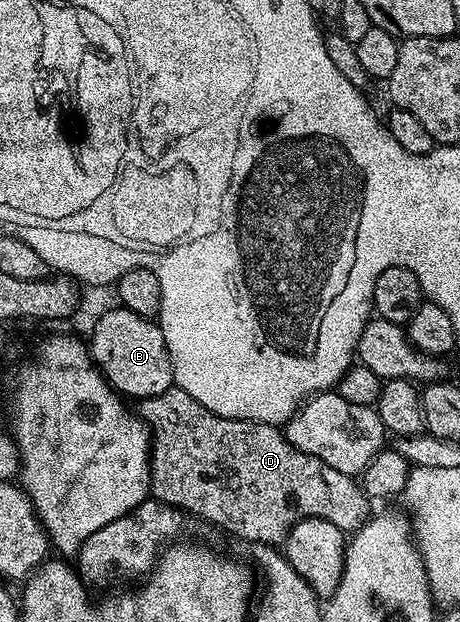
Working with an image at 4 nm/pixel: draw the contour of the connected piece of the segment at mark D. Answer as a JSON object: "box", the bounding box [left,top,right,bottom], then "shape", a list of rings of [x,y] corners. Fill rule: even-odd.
{"box":[136,386,372,546],"shape":[[[171,386],[164,390],[164,394],[159,396],[147,396],[137,405],[136,411],[143,420],[146,421],[146,427],[150,429],[152,437],[152,455],[150,458],[150,496],[153,499],[170,504],[173,508],[181,510],[183,513],[191,512],[194,516],[199,516],[202,520],[207,520],[210,524],[215,524],[218,528],[223,528],[226,532],[231,532],[234,536],[239,536],[242,540],[250,540],[251,545],[269,544],[278,546],[285,541],[286,535],[296,526],[296,522],[307,520],[308,518],[324,518],[324,522],[332,522],[341,532],[353,534],[370,519],[372,515],[372,501],[363,490],[361,483],[355,477],[348,474],[340,474],[340,470],[335,470],[333,466],[328,466],[328,462],[320,462],[320,458],[312,458],[312,454],[304,454],[288,442],[285,431],[281,427],[272,424],[257,424],[251,420],[229,420],[223,416],[212,414],[192,394],[188,394],[183,388]]]}

